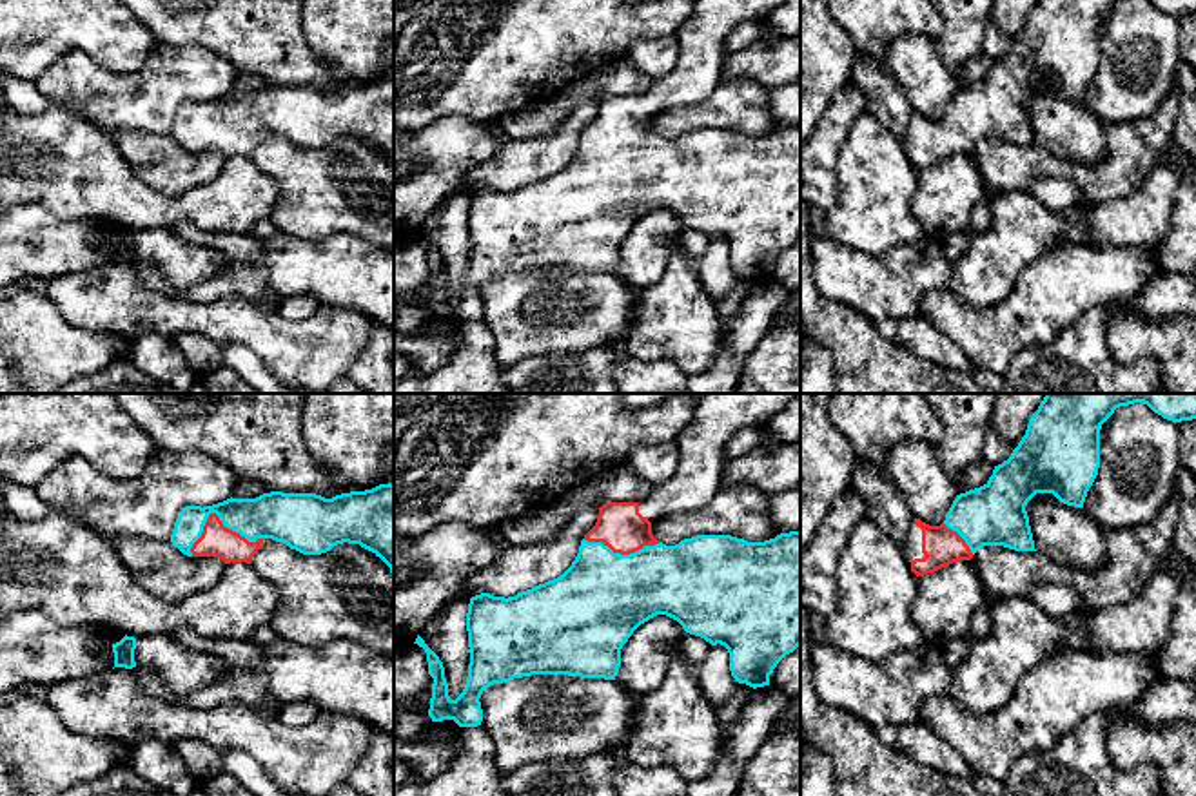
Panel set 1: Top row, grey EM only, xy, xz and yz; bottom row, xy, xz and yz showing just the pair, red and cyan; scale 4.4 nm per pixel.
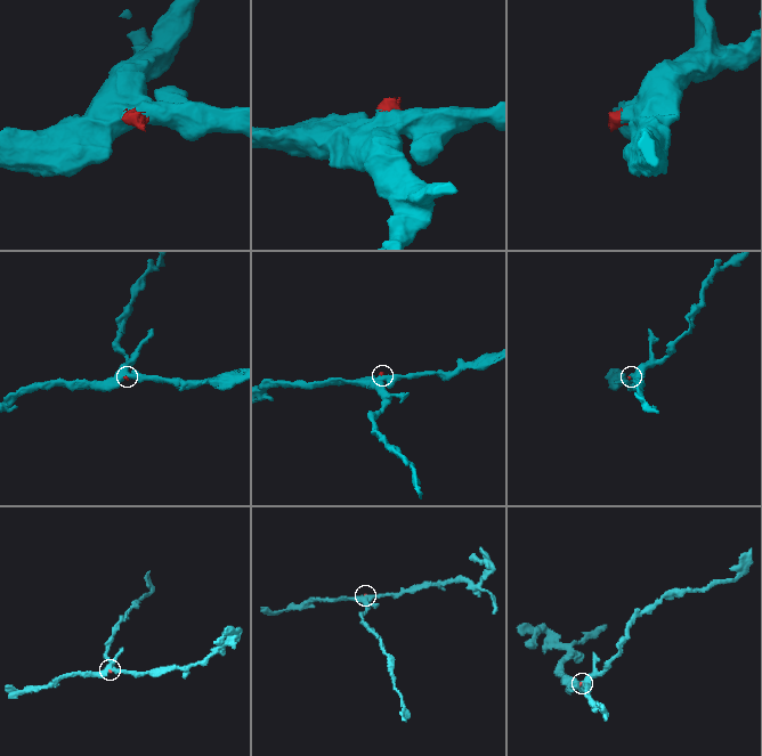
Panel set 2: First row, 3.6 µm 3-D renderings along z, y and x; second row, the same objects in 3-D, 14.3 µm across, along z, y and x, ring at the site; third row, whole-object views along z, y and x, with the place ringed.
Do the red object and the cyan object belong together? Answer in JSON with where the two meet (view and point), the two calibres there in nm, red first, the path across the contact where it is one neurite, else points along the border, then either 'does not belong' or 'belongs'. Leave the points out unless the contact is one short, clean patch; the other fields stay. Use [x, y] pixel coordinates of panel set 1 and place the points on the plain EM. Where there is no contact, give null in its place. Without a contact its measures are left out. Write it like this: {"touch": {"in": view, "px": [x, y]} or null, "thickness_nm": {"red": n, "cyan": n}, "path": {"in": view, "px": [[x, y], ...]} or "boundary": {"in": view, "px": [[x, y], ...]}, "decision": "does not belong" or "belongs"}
{"touch": {"in": "xy", "px": [218, 111]}, "thickness_nm": {"red": 140, "cyan": 220}, "path": {"in": "xy", "px": [[216, 135], [218, 111], [274, 109]]}, "decision": "belongs"}

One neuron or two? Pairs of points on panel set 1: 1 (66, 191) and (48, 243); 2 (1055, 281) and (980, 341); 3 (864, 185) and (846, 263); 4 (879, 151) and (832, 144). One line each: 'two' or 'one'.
1: two
2: one
3: two
4: two

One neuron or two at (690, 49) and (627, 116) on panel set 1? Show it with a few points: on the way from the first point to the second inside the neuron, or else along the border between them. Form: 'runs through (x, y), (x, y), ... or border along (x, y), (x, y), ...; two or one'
runs through (686, 69), (647, 106); one

